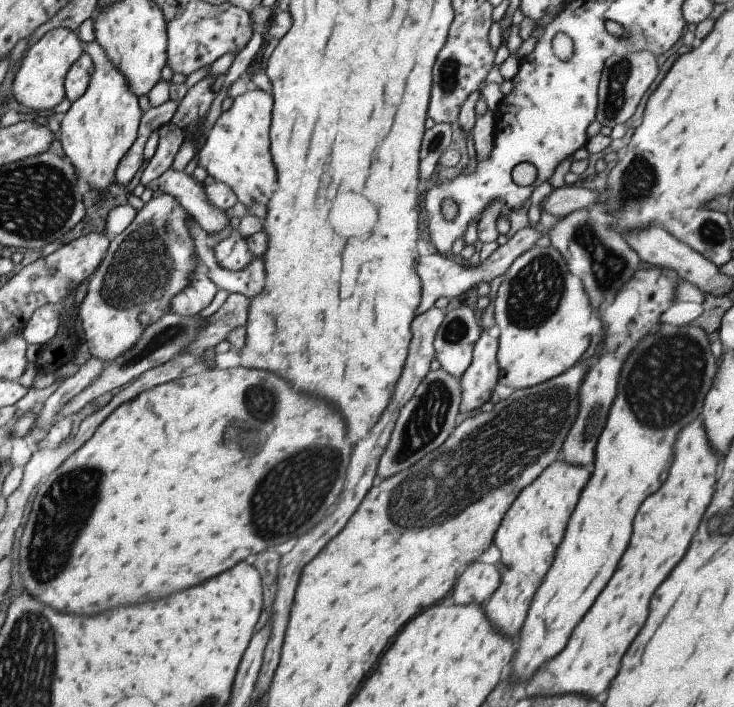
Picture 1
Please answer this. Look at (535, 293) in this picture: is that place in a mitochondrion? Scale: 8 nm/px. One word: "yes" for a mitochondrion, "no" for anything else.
yes

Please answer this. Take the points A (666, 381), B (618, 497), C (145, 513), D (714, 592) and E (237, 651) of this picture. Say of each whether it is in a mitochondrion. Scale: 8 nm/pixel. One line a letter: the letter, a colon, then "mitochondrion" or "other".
A: mitochondrion
B: other
C: other
D: other
E: other

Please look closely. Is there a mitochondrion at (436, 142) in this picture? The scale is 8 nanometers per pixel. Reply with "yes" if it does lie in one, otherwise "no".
yes

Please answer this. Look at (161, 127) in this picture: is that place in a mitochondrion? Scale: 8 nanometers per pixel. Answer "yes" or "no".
no

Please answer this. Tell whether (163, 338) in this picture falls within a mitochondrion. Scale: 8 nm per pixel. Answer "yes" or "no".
yes

